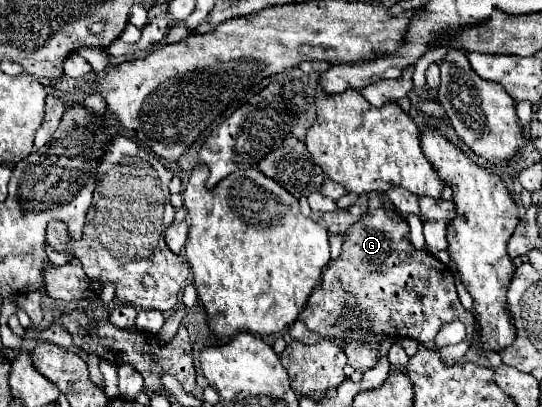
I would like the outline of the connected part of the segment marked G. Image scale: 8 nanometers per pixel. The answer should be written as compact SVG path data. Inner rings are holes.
M370 193L366 215L344 233L340 257L328 265L328 269L322 275L322 287L318 287L310 295L304 311L298 315L298 319L304 321L312 333L328 337L328 339L342 339L344 341L342 351L348 357L348 365L352 365L356 371L364 373L376 365L376 361L380 359L378 343L384 337L416 339L426 349L438 351L442 363L446 363L446 365L456 365L468 351L470 341L474 337L476 319L470 311L466 311L462 307L450 269L444 263L440 263L432 253L416 251L410 243L408 231L410 231L410 227L408 227L406 219L392 207L392 203L386 197L380 197L380 193ZM452 321L462 321L466 325L464 341L460 341L458 345L436 347L434 339L436 339L440 327L446 323L452 323Z

